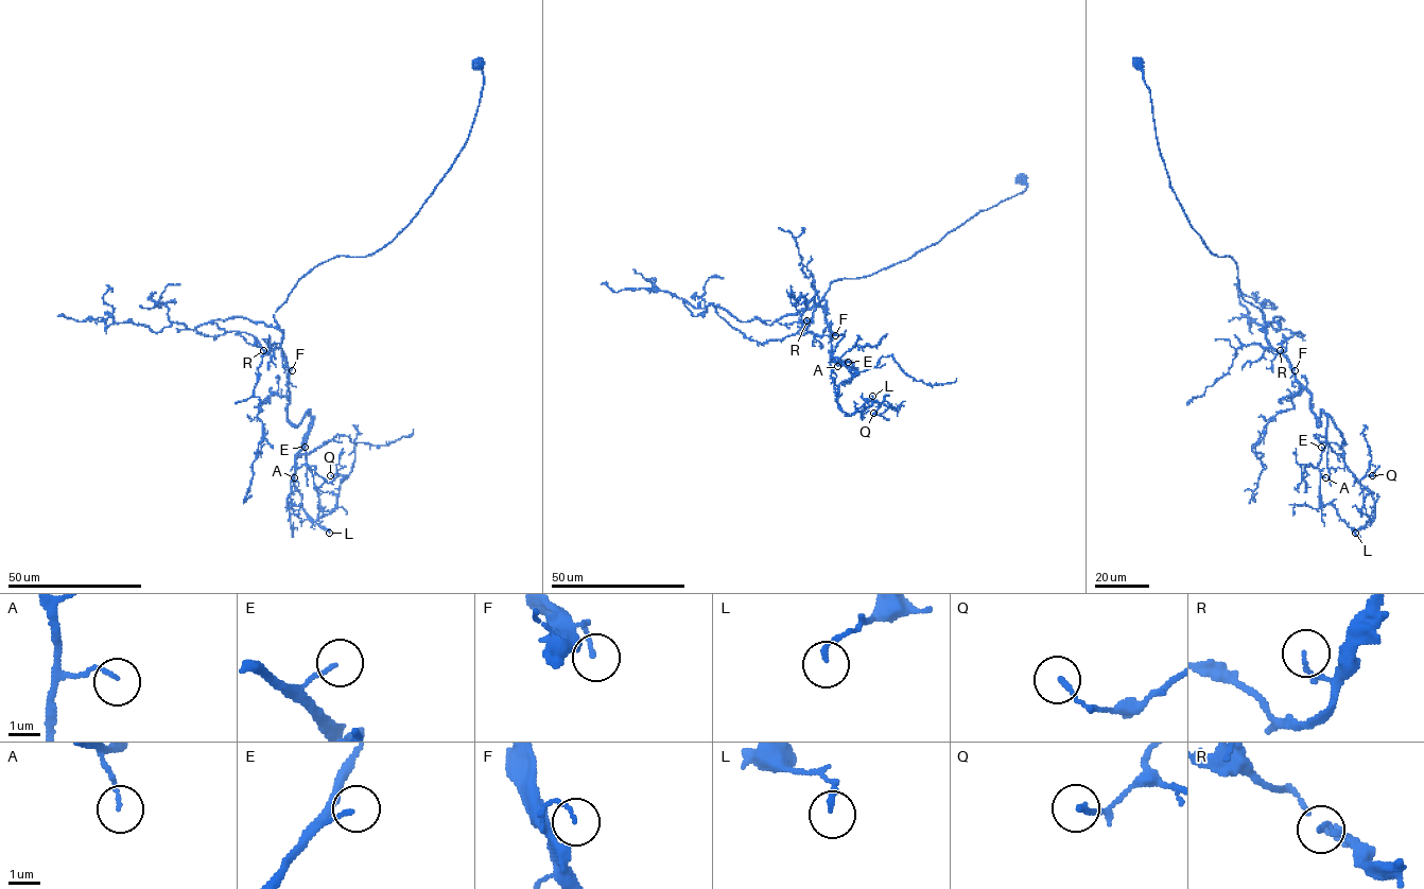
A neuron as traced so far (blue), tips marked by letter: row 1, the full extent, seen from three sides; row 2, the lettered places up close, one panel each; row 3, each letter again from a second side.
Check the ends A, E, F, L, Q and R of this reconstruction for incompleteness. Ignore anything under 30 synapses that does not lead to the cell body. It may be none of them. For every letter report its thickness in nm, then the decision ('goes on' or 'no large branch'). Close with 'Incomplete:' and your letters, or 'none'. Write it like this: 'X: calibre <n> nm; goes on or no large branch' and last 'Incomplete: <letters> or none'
A: calibre 90 nm; no large branch
E: calibre 100 nm; no large branch
F: calibre 110 nm; no large branch
L: calibre 140 nm; no large branch
Q: calibre 170 nm; no large branch
R: calibre 100 nm; no large branch
Incomplete: none

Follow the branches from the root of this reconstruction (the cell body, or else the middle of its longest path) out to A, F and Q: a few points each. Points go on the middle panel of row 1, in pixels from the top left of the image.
A: (1021, 179), (1021, 193), (906, 259), (831, 283), (816, 306), (831, 356), (856, 369), (837, 366)
F: (1021, 179), (1021, 193), (906, 259), (833, 281), (816, 306), (826, 307), (835, 335)
Q: (1021, 179), (816, 306), (831, 356), (855, 371), (838, 405), (890, 406), (873, 413)

